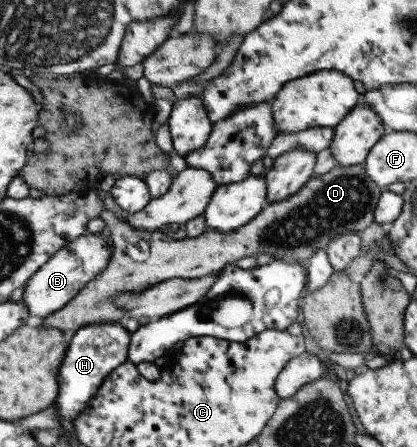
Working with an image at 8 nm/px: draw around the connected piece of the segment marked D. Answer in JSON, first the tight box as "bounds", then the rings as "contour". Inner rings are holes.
{"bounds":[40,164,383,333],"contour":[[[340,164],[334,166],[330,171],[323,174],[313,174],[313,176],[302,186],[294,195],[289,198],[266,204],[263,210],[238,229],[230,233],[222,233],[212,228],[207,228],[204,233],[198,237],[176,239],[164,234],[163,231],[140,231],[134,230],[126,222],[114,216],[111,210],[104,210],[99,217],[106,223],[106,232],[110,236],[110,242],[113,245],[113,252],[108,265],[96,277],[93,277],[66,305],[63,309],[48,315],[40,327],[46,329],[60,329],[62,333],[66,331],[77,331],[78,328],[92,324],[100,323],[119,323],[126,312],[116,306],[116,297],[120,295],[140,295],[141,291],[147,290],[147,287],[156,285],[167,279],[198,279],[205,275],[219,273],[226,263],[236,262],[244,257],[257,257],[258,255],[273,255],[273,257],[286,257],[290,255],[292,259],[299,262],[307,262],[314,253],[319,249],[327,249],[328,244],[339,235],[350,233],[351,231],[362,232],[372,222],[374,222],[374,210],[376,209],[379,197],[383,189],[369,178],[363,164],[344,167]],[[131,235],[146,240],[150,246],[150,256],[146,261],[134,261],[128,254],[128,239]]]}

